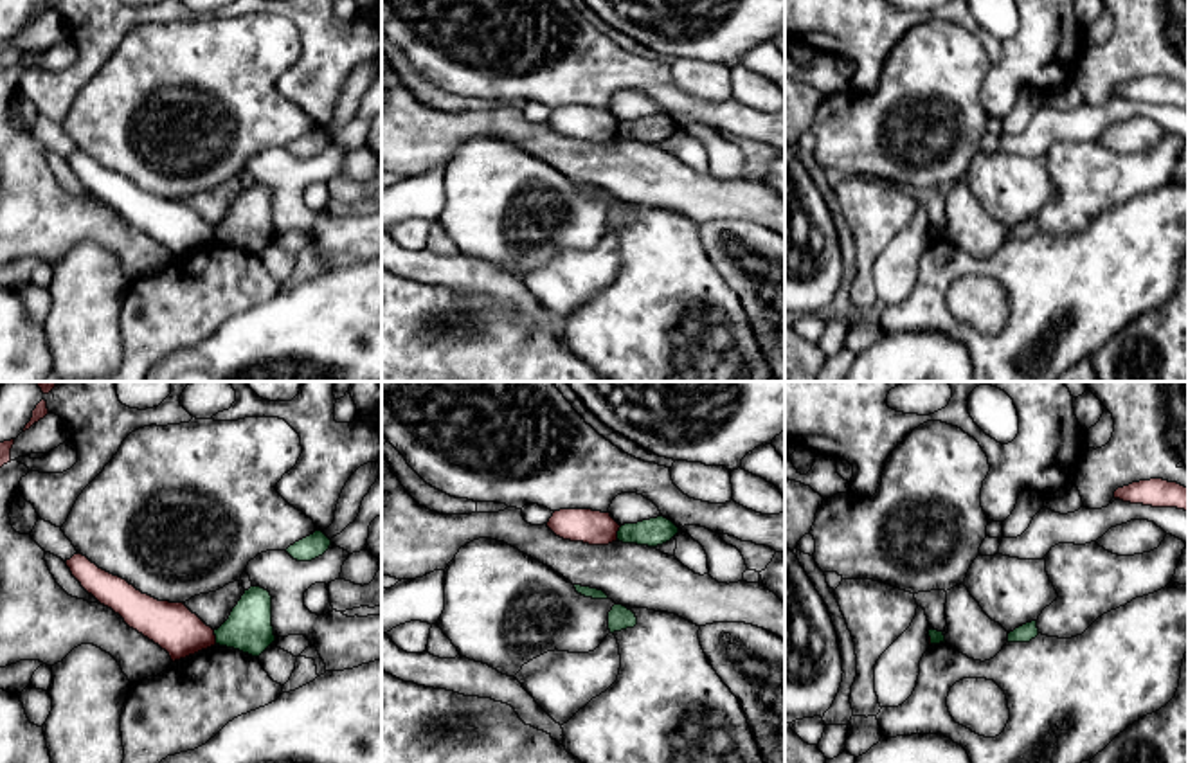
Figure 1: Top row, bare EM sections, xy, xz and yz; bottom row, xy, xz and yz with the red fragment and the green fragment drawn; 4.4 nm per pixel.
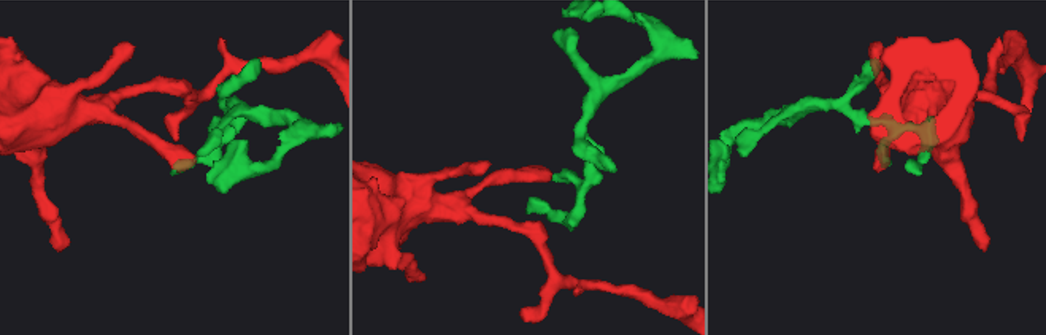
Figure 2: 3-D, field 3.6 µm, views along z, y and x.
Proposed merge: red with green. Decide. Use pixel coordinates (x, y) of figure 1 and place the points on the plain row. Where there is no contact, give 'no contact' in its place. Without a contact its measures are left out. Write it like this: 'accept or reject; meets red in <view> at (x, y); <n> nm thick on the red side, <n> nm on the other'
reject; meets red in xy at (215, 234); 220 nm thick on the red side, 220 nm on the other

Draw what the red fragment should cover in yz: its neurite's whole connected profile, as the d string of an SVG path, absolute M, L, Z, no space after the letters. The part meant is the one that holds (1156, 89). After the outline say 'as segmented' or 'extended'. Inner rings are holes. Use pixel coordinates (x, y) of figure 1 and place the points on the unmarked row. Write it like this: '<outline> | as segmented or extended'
M1163 76L1132 79L1118 85L1114 95L1152 104L1177 104L1188 108L1188 85Z | as segmented

